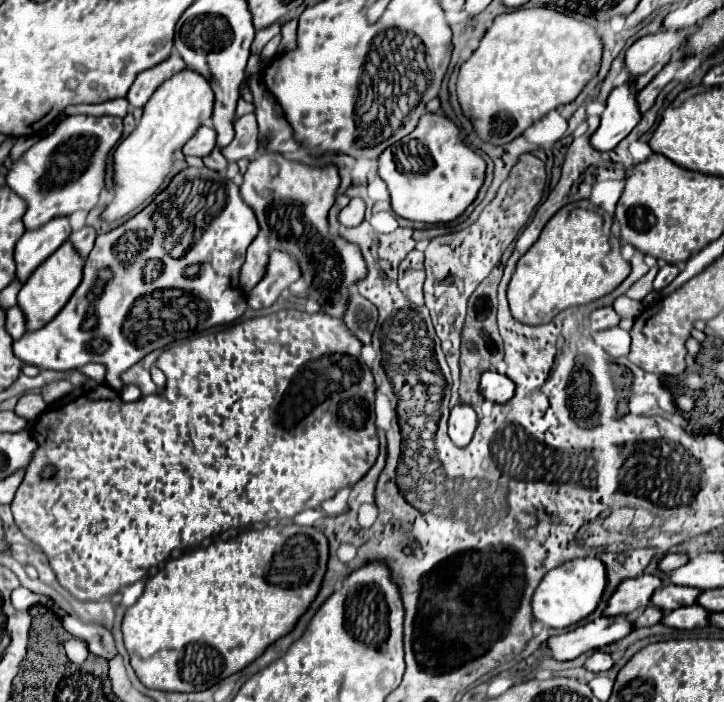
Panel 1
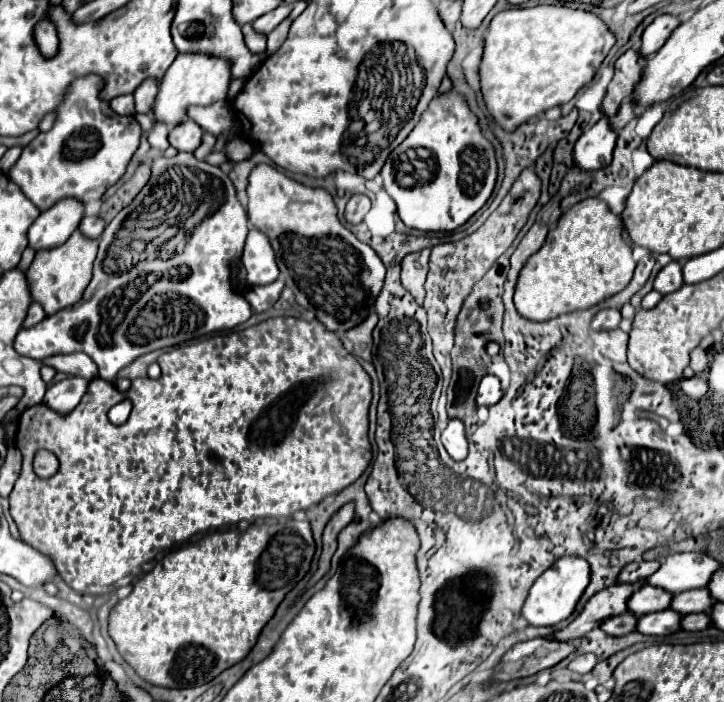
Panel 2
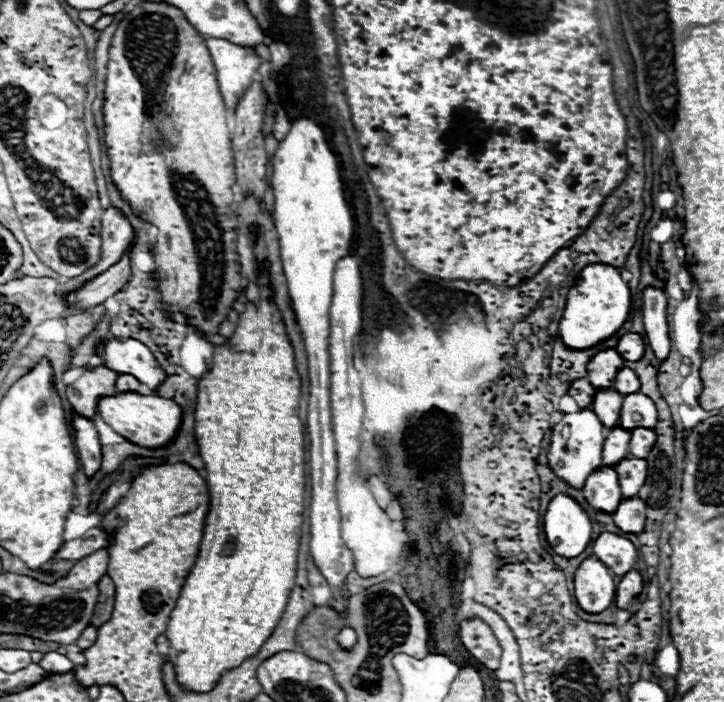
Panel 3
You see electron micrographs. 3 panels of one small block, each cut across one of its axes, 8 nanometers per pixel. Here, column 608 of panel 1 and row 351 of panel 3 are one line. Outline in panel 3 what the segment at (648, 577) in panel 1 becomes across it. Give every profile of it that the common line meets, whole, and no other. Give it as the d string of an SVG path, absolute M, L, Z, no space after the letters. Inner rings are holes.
M614 348L600 350L596 356L590 358L590 362L586 366L588 380L590 380L590 384L594 384L594 388L610 388L610 386L614 386L618 368L622 368L622 366L624 366L624 360Z

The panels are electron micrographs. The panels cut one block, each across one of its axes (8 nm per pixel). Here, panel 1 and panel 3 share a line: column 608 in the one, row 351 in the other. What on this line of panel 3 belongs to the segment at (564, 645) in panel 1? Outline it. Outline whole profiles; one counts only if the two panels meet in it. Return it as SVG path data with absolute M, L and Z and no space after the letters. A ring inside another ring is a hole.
M628 332L624 336L618 338L618 344L616 344L616 352L624 358L624 360L640 360L642 358L642 352L644 352L644 338L636 332Z

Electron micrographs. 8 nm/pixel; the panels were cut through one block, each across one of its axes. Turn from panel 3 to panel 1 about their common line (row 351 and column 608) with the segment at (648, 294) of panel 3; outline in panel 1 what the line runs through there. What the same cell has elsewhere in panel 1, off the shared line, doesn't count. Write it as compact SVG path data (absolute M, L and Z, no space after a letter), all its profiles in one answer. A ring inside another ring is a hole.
M596 650L588 660L586 660L586 668L590 672L604 672L604 670L610 670L614 666L614 660L608 652L600 652Z

